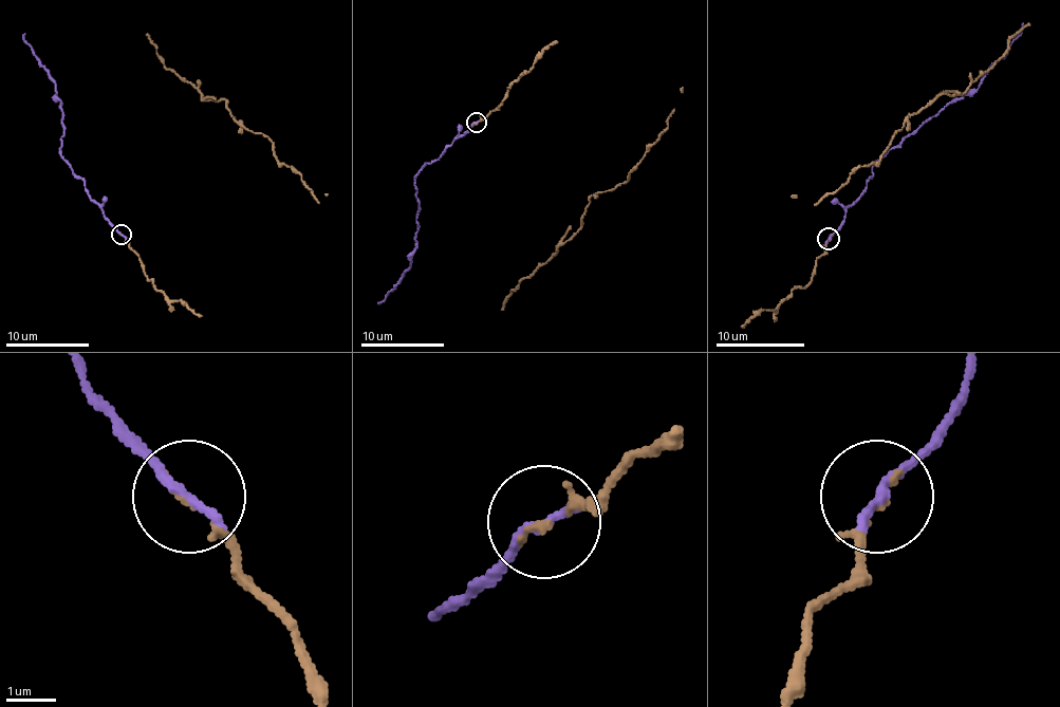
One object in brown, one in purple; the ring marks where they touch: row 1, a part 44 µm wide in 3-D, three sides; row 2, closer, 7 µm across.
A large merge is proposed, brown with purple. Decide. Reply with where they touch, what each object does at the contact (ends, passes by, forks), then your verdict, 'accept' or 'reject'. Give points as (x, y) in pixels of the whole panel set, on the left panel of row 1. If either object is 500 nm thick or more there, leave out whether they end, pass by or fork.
at (122, 234); brown ends there; purple ends there; accept

